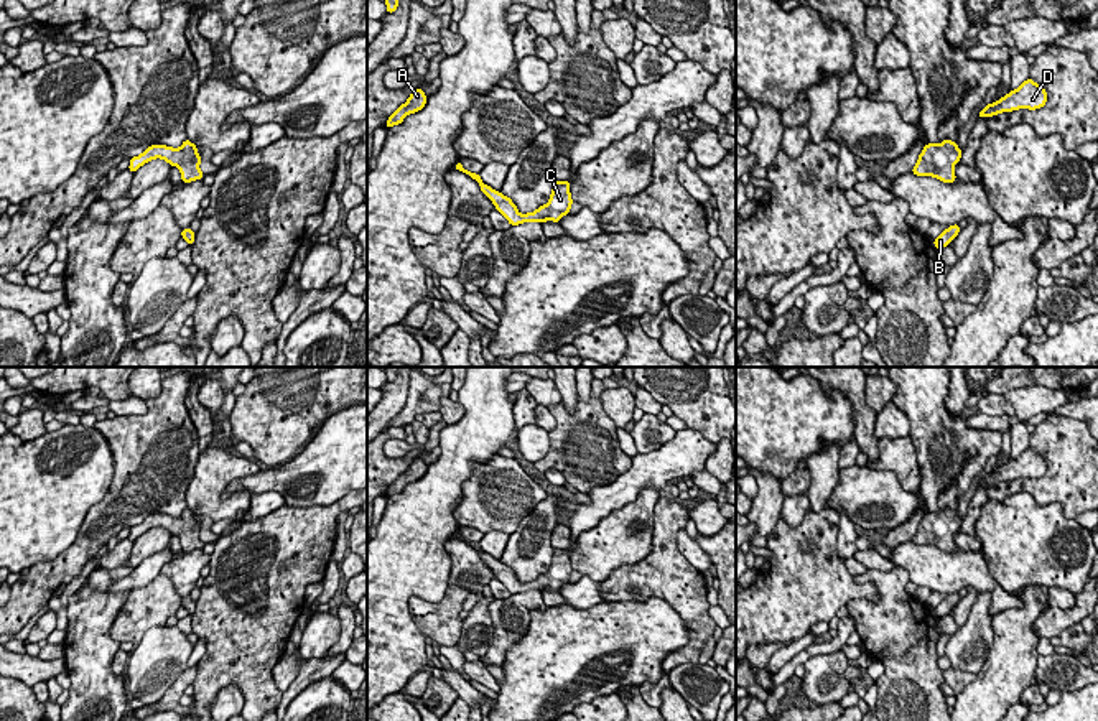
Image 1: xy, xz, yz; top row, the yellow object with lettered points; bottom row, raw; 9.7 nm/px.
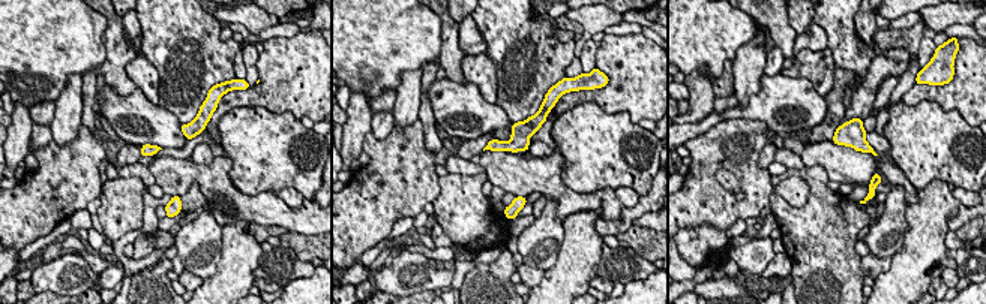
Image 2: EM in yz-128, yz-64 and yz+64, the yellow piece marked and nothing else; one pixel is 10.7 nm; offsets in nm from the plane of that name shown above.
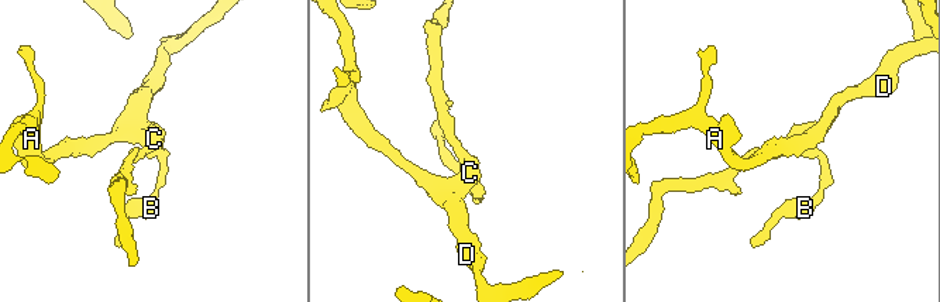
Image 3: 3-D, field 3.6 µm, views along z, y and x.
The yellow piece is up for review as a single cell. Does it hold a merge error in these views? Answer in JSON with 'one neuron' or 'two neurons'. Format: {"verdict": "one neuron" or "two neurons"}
{"verdict": "one neuron"}

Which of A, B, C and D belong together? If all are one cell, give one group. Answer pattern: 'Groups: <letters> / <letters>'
Groups: A B C D

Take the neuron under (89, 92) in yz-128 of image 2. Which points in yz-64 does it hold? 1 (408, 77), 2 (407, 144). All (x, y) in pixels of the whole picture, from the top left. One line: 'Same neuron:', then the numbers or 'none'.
Same neuron: none

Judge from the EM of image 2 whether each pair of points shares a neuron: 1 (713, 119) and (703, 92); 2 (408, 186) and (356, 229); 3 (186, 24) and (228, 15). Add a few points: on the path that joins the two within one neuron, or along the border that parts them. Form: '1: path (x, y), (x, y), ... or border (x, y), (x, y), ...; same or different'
1: border (713, 110), (701, 120), (683, 125); different
2: path (395, 190), (369, 216); same
3: border (212, 15), (218, 21); different

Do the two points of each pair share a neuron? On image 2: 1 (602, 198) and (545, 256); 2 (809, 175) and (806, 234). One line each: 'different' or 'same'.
1: different
2: same

